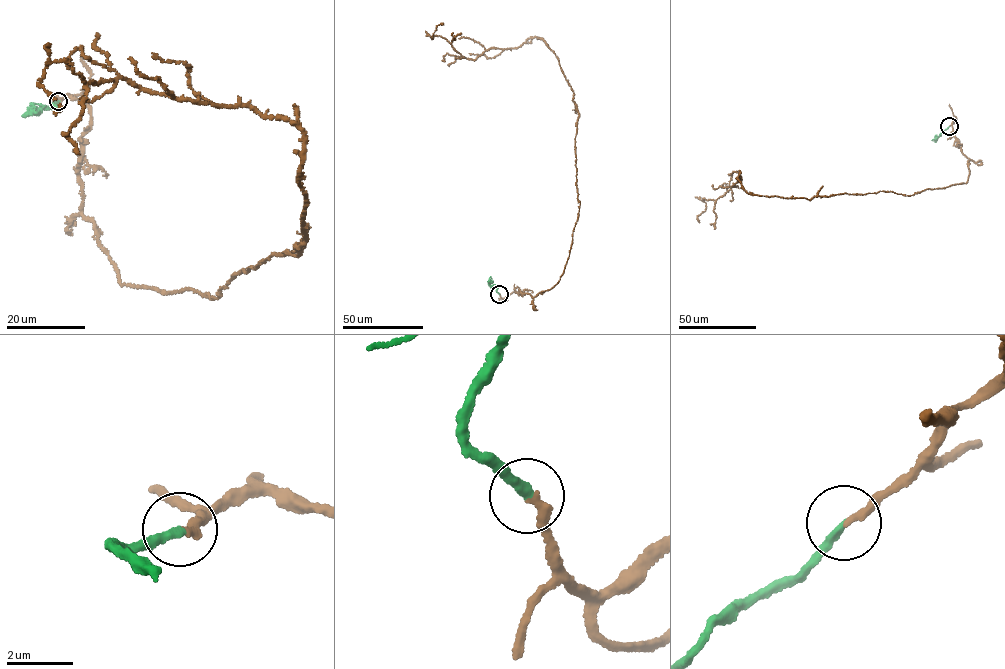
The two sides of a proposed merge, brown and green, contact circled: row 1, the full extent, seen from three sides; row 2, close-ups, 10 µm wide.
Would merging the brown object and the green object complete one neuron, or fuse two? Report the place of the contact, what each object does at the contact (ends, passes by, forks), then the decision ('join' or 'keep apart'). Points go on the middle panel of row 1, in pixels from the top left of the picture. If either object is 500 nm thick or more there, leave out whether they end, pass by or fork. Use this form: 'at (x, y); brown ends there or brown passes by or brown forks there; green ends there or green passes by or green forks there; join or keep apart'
at (499, 294); brown ends there; green ends there; join

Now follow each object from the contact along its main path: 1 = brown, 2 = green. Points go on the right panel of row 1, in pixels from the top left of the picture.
1: (949, 126), (969, 159), (966, 183), (810, 200), (748, 193), (740, 177), (703, 199), (699, 222)
2: (949, 126), (934, 138)

